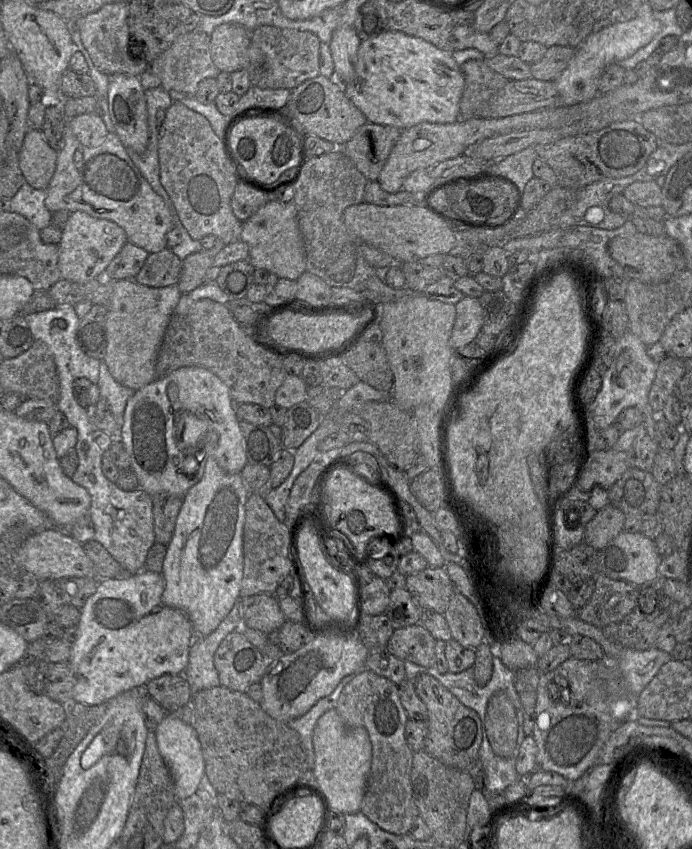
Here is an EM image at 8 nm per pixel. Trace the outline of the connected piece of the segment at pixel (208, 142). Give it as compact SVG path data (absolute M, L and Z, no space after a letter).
M175 101L165 112L158 140L160 181L178 214L179 221L192 239L200 241L207 235L220 238L225 244L240 240L242 222L234 215L231 197L237 185L232 168L227 161L222 143L203 115Z

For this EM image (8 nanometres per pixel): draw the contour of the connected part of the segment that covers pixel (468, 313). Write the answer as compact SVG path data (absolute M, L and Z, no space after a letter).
M465 296L459 301L451 334L451 347L454 351L475 341L483 323L484 309L479 298Z

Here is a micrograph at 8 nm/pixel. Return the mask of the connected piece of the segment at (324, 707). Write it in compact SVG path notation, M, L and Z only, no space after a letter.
M350 674L344 677L330 695L320 699L303 716L292 719L286 723L288 727L295 730L300 735L307 756L308 769L313 769L315 764L315 753L313 747L314 727L318 719L325 712L336 707L342 690L354 678L354 676L355 674Z

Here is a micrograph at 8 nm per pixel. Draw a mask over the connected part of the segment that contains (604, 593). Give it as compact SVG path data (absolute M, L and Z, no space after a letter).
M599 573L595 578L591 579L594 579L594 592L586 605L576 609L576 617L600 629L610 623L620 623L635 608L638 598L638 587L626 581L608 578Z

